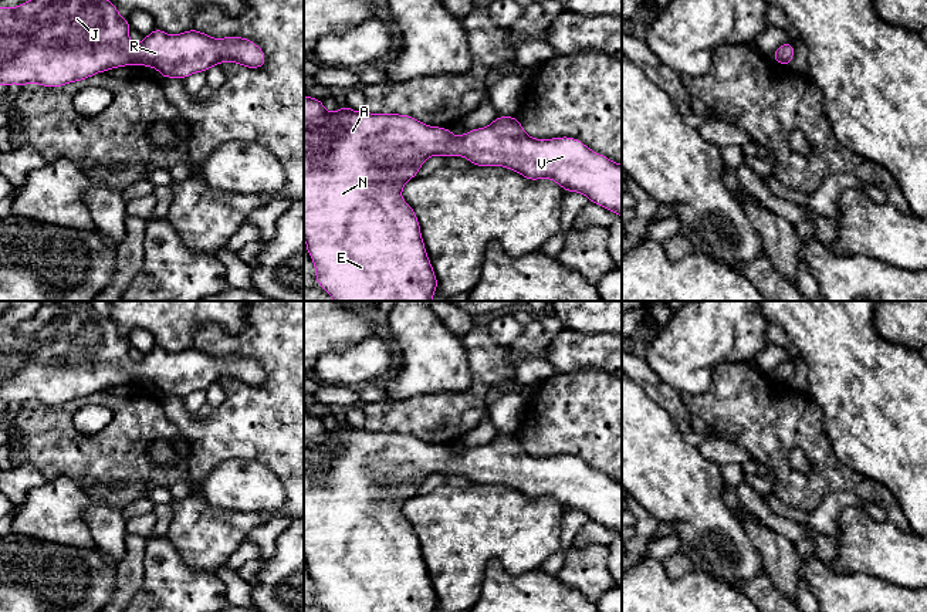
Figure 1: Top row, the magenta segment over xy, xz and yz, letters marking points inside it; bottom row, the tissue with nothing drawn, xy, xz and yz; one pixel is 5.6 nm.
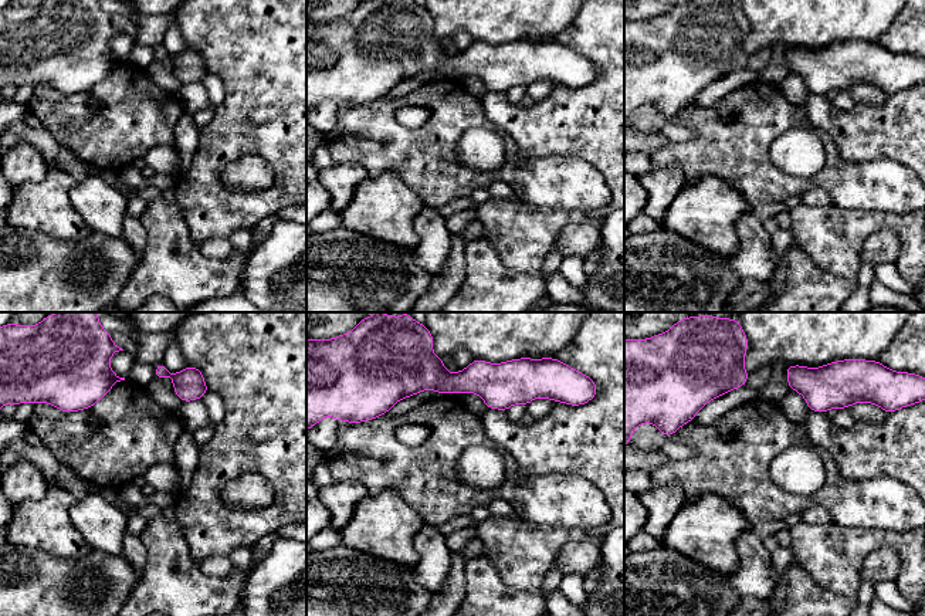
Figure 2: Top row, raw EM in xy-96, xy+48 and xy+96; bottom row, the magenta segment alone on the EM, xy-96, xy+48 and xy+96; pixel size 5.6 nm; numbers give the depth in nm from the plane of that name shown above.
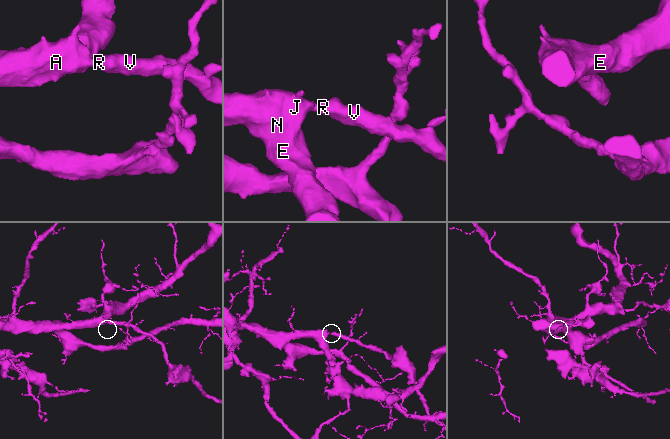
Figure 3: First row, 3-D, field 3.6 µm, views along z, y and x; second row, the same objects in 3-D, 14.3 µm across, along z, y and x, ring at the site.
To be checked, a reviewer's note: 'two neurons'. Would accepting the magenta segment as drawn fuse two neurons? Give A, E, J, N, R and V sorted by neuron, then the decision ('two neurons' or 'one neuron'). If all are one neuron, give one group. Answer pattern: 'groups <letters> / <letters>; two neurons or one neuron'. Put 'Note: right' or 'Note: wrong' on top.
Note: wrong
groups A E J N R V; one neuron

